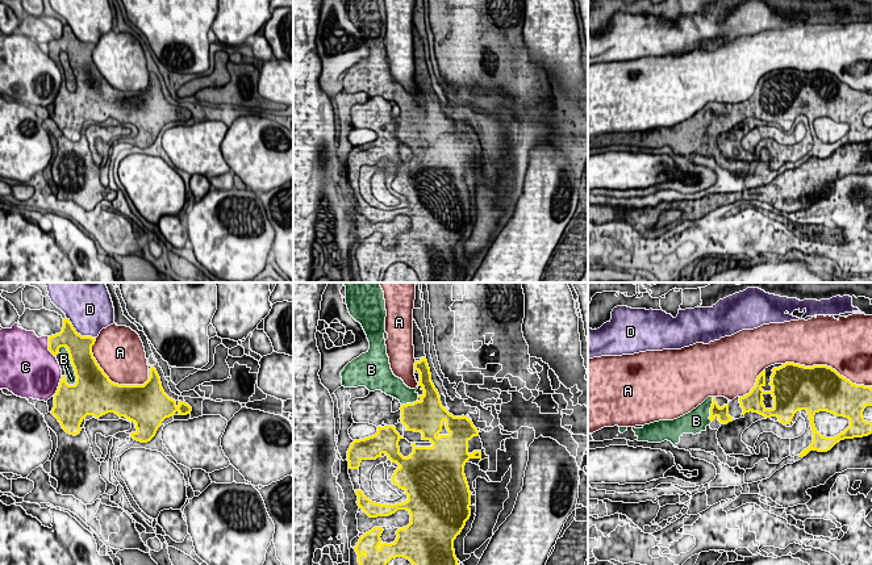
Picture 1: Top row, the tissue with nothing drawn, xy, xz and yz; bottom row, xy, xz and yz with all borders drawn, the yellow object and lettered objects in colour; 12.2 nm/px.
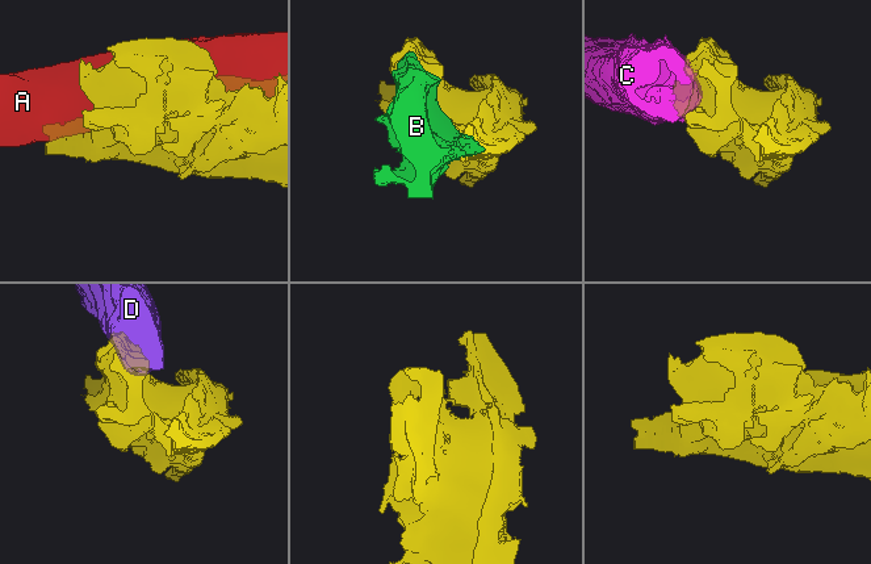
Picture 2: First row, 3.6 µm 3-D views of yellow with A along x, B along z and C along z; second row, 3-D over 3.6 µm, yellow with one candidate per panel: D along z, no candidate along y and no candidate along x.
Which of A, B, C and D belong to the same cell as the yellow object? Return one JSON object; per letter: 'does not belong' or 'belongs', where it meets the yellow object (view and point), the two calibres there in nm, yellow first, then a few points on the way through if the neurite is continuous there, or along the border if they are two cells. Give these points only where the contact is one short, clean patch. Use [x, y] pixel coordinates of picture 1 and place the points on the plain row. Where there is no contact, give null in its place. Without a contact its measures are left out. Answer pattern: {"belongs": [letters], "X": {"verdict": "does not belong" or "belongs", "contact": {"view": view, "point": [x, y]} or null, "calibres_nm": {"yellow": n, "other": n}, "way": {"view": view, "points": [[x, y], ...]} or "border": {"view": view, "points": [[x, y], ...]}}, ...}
{"belongs": ["B"], "A": {"verdict": "does not belong", "contact": {"view": "yz", "point": [826, 71]}, "calibres_nm": {"yellow": 500, "other": 500}}, "B": {"verdict": "belongs", "contact": {"view": "xy", "point": [71, 68]}, "calibres_nm": {"yellow": 320, "other": 130}}, "C": {"verdict": "does not belong", "contact": {"view": "xy", "point": [49, 53]}, "calibres_nm": {"yellow": 220, "other": 460}}, "D": {"verdict": "does not belong", "contact": {"view": "xy", "point": [79, 40]}, "calibres_nm": {"yellow": 300, "other": 440}}}

